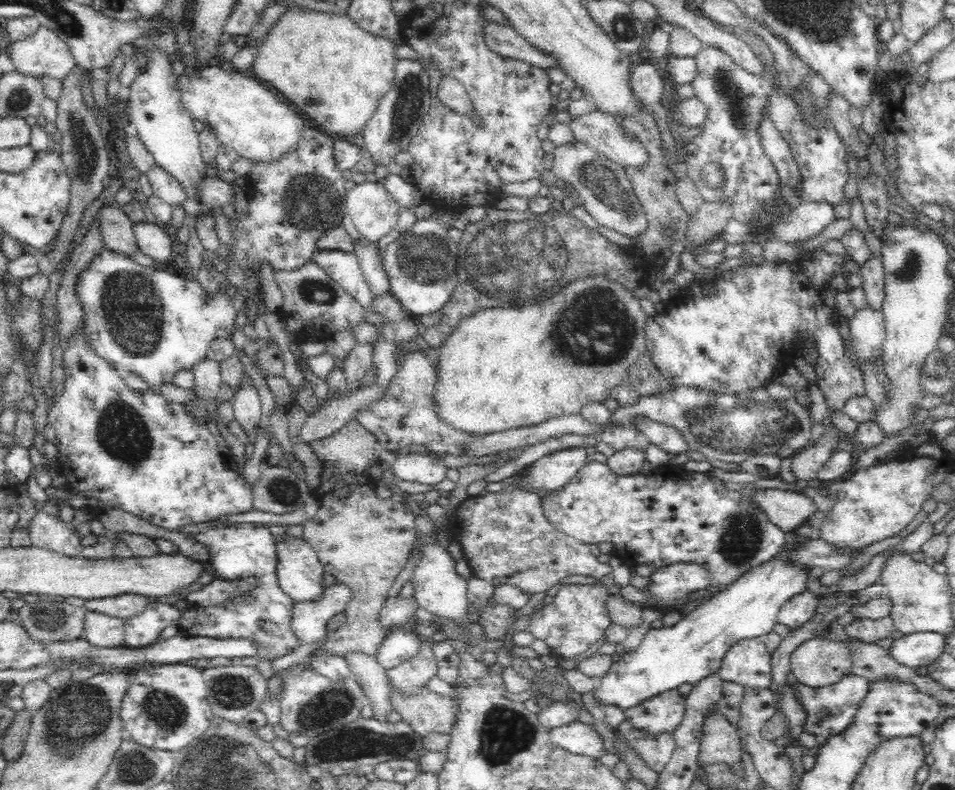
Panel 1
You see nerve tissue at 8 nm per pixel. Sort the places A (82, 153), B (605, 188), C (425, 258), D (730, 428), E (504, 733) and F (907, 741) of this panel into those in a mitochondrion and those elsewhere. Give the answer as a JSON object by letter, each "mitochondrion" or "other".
{"A":"mitochondrion","B":"mitochondrion","C":"mitochondrion","D":"mitochondrion","E":"mitochondrion","F":"other"}

